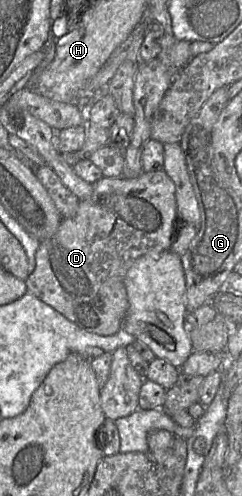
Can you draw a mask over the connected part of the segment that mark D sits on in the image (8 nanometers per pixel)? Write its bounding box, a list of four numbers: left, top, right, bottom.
[25,169,177,336]

